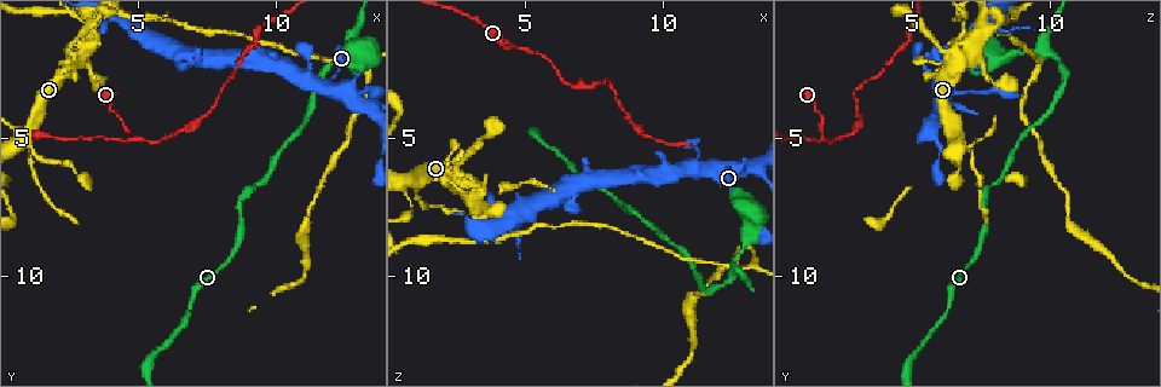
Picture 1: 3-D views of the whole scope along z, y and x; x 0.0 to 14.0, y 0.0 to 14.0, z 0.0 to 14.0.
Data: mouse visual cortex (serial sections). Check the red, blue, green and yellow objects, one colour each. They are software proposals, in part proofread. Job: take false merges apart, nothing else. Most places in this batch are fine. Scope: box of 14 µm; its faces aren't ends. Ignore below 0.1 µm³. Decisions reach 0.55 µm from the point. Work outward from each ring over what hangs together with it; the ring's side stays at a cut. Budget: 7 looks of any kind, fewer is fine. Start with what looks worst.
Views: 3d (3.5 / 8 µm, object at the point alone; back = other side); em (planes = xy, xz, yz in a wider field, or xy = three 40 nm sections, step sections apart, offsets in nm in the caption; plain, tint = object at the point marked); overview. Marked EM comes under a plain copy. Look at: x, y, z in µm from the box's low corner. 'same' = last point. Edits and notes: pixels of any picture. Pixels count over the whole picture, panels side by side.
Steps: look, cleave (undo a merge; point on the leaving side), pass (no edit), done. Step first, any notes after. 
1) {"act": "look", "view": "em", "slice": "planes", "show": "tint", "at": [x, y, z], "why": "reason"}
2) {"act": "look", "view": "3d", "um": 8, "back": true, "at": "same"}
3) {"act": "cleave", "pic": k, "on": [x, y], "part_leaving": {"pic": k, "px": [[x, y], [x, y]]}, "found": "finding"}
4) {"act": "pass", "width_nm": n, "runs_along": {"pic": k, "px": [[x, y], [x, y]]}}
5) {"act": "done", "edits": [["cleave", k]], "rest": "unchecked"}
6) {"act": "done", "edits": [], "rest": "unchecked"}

{"act": "look", "view": "3d", "um": 8, "at": [4.7, 4.9, 1.8], "why": "sharp bend"}

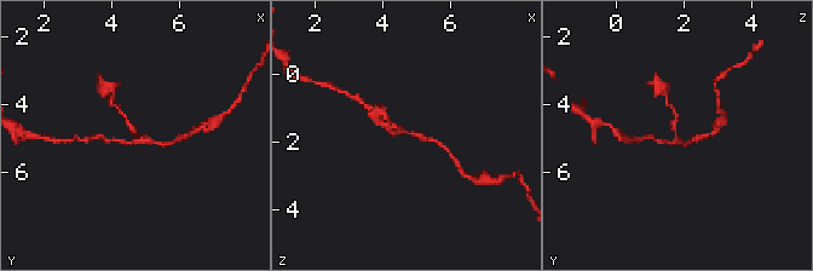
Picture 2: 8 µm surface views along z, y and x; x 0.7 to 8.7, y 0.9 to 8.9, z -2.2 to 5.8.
{"act": "look", "view": "em", "slice": "xy", "step": 3, "show": "tint", "at": [4.7, 5.0, 1.7], "why": "now the EM"}

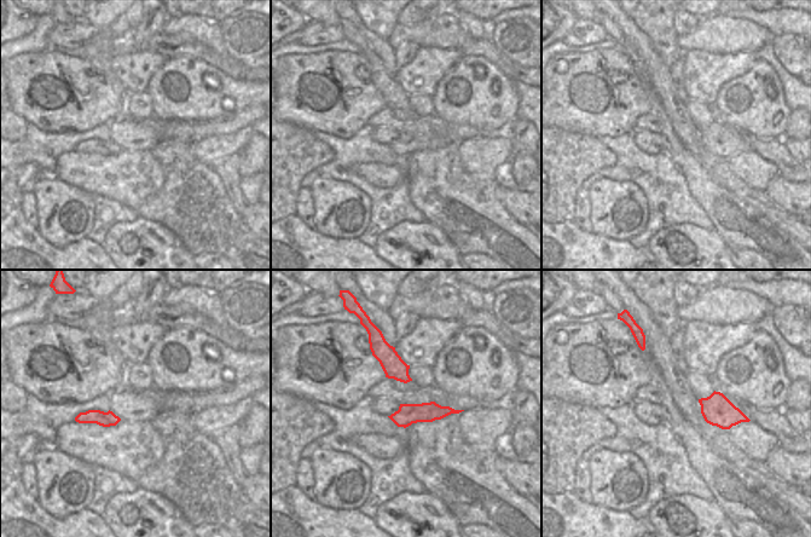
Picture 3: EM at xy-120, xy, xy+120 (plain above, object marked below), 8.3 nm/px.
{"act": "pass", "runs_along": {"pic": 2, "px": [[119, 108], [136, 139], [167, 144]]}, "found": "all the same cell"}

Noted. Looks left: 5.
{"act": "look", "view": "3d", "um": 3.5, "at": [2.9, 1.9, 7.1], "why": "four-way junction"}

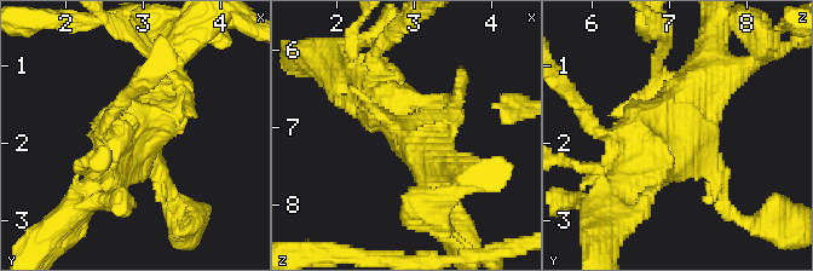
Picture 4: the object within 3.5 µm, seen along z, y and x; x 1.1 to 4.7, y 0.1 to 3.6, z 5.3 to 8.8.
{"act": "look", "view": "em", "slice": "planes", "show": "tint", "at": [2.95, 1.90, 7.15], "why": "need the tissue"}

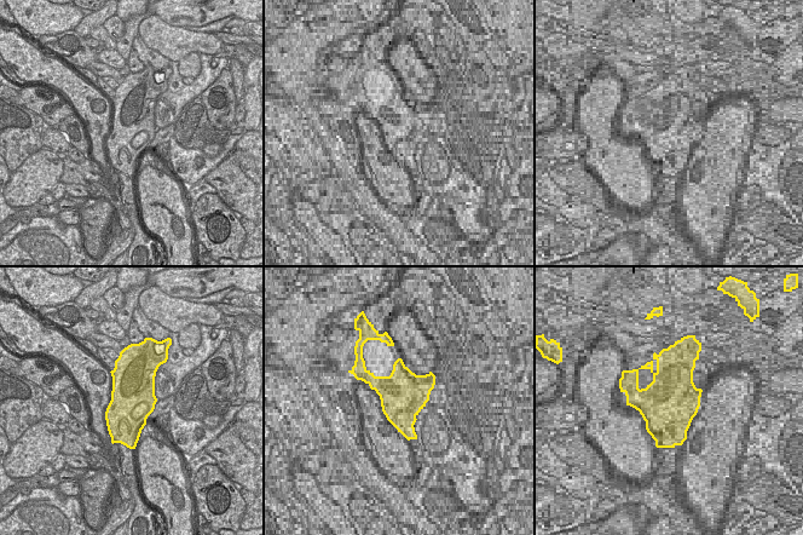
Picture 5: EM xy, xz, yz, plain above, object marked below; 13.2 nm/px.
{"act": "pass", "found": "continuous, no second cell"}

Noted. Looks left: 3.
{"act": "look", "view": "3d", "um": 3.5, "at": [13.1, 2.3, 9.7], "why": "arms part here"}

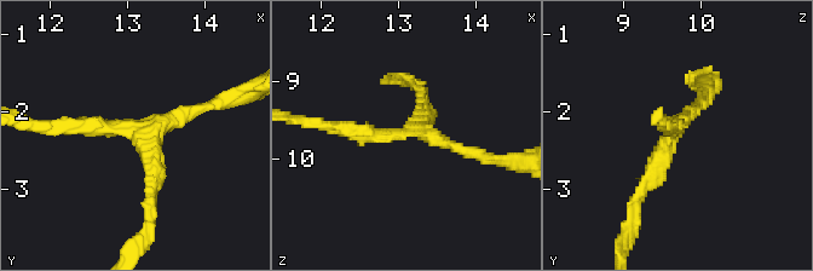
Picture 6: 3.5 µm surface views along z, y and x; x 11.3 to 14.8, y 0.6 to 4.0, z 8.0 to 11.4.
{"act": "look", "view": "em", "slice": "xy", "step": 1, "show": "tint", "at": [13.15, 2.30, 9.60], "arms": 3, "arm_widths_nm": [150, 200, 200], "why": "need the tissue"}

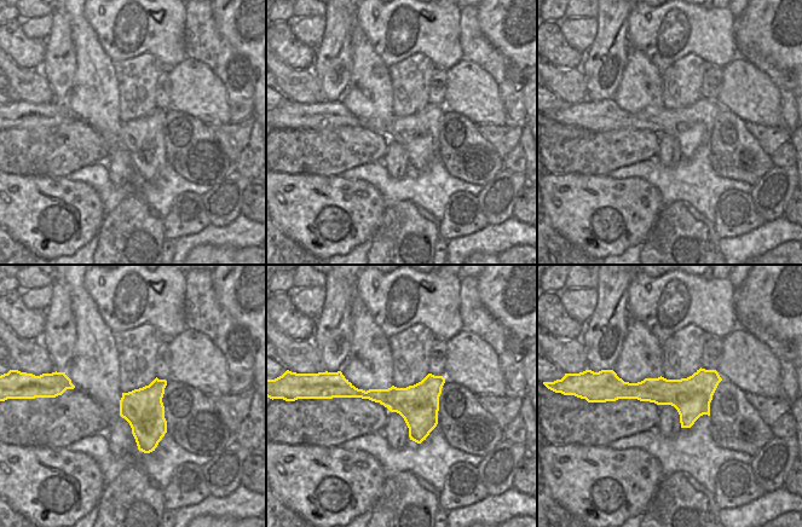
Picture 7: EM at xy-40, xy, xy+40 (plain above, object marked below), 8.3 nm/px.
{"act": "pass", "width_nm": 340, "runs_along": {"pic": 7, "px": [[716, 377], [696, 391], [610, 392]]}, "found": "all the same cell"}

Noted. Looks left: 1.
{"act": "done", "edits": [], "rest": "unchecked"}

